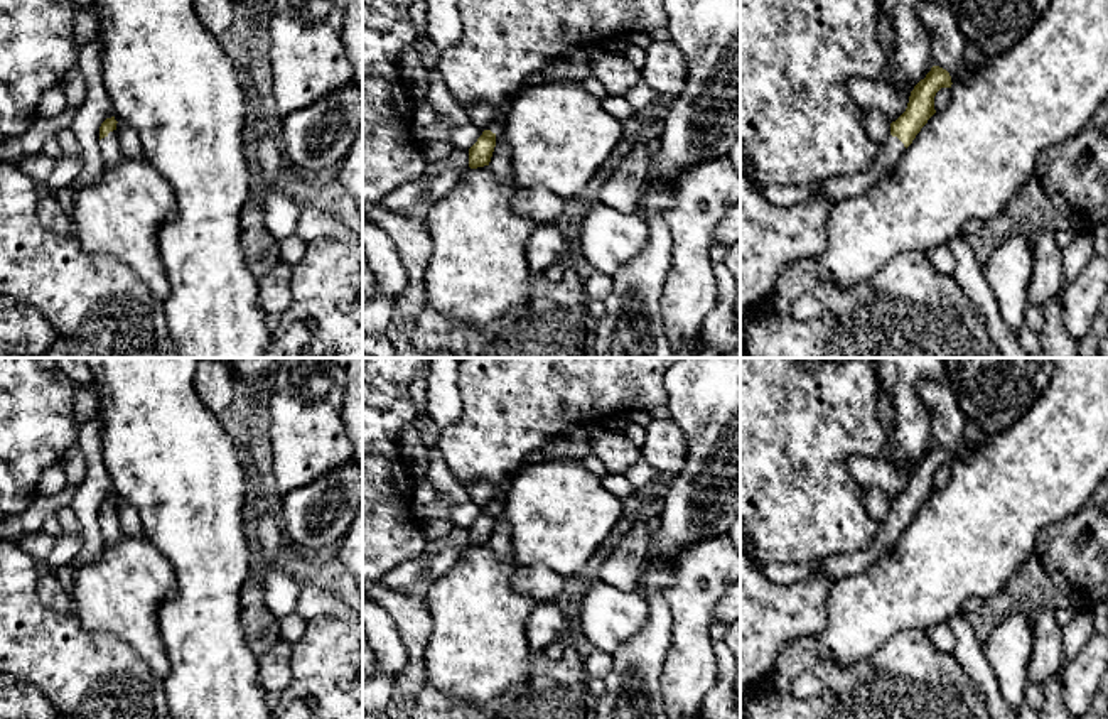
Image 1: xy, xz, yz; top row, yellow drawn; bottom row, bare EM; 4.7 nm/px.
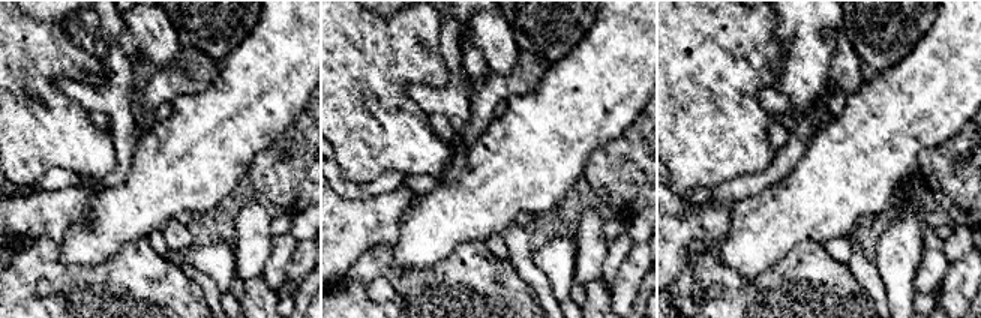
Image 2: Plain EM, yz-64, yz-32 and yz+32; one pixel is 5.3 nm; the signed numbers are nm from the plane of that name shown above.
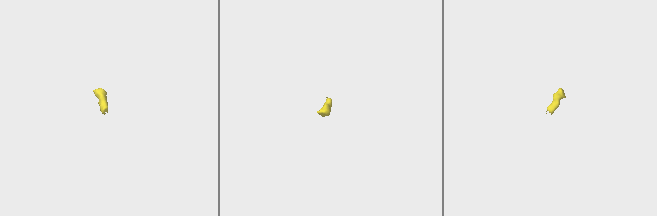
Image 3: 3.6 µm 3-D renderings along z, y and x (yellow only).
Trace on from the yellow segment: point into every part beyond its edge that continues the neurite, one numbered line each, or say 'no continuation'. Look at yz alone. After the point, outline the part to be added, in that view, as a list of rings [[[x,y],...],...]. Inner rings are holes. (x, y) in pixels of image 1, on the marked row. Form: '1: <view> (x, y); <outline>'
1: yz (975, 61); [[[966,41],[963,71],[960,76],[951,76],[951,83],[955,84],[970,81],[978,73],[982,73],[987,64],[988,59],[985,57],[985,54],[973,42]]]
2: yz (839, 188); [[[890,135],[880,145],[879,155],[867,172],[826,179],[825,184],[813,194],[813,197],[823,197],[835,203],[860,197],[897,167],[904,152],[904,143],[897,137]]]

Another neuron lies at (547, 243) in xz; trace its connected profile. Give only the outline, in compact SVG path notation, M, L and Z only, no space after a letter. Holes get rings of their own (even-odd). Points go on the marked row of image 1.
M558 223L538 224L526 241L526 260L533 273L543 273L568 251L570 233Z

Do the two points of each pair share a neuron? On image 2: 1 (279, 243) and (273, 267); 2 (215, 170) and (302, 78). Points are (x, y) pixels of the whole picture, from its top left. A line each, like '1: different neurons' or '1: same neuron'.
1: same neuron
2: same neuron

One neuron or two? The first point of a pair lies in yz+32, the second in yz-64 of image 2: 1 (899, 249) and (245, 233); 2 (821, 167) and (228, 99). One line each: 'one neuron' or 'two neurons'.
1: two neurons
2: one neuron

